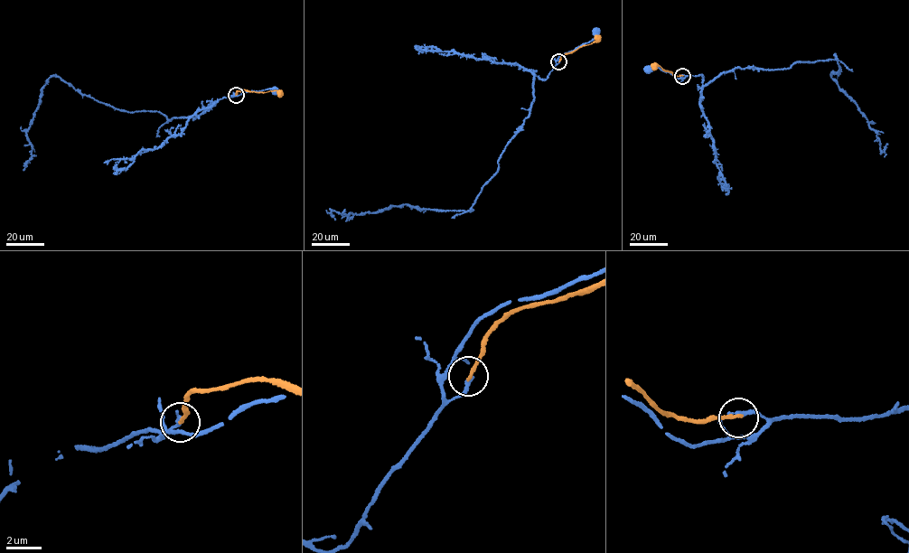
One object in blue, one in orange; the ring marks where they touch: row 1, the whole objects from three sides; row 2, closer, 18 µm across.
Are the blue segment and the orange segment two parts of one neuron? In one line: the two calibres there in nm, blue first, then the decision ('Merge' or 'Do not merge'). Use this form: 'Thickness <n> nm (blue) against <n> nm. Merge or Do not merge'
Thickness 260 nm (blue) against 200 nm. Do not merge

